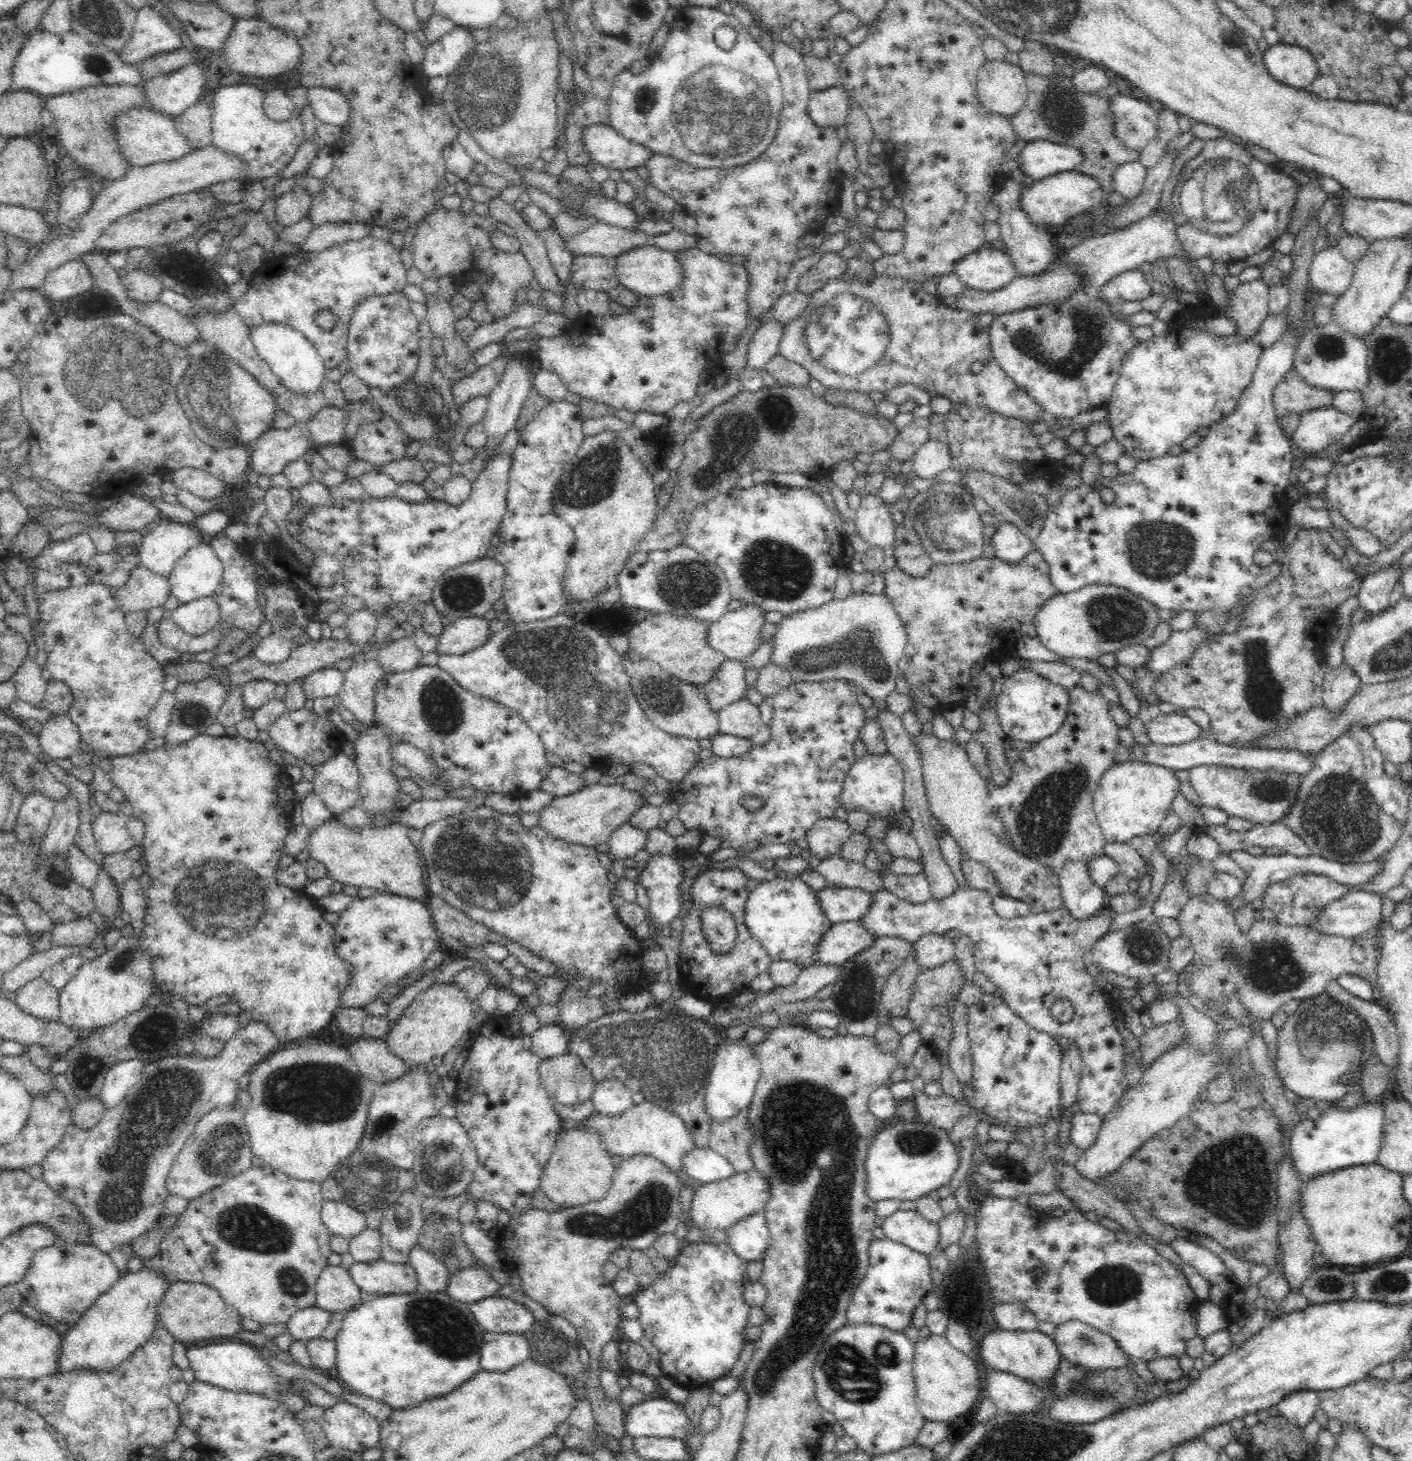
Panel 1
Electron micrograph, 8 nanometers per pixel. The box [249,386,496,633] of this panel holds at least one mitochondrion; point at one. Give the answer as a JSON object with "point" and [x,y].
{"point":[464,592]}

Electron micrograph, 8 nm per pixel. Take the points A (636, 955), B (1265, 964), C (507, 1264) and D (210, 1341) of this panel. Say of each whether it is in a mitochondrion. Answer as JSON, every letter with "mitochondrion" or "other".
{"A":"other","B":"mitochondrion","C":"other","D":"other"}

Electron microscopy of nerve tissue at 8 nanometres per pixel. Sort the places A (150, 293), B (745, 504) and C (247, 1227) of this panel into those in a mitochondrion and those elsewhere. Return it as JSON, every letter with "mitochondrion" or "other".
{"A":"other","B":"other","C":"mitochondrion"}

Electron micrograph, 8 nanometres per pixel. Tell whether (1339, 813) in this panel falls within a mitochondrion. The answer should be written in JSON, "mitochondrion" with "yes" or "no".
{"mitochondrion":"yes"}

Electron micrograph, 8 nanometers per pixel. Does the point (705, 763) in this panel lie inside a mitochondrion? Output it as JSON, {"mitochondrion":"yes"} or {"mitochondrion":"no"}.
{"mitochondrion":"no"}

